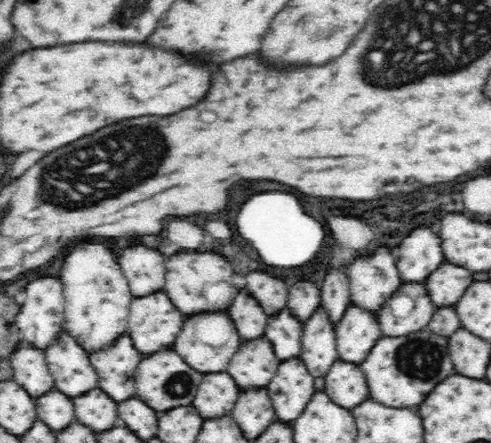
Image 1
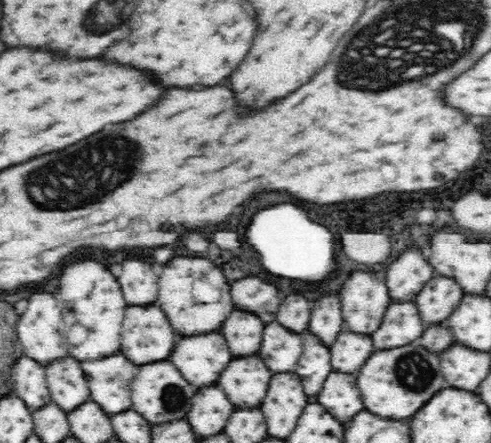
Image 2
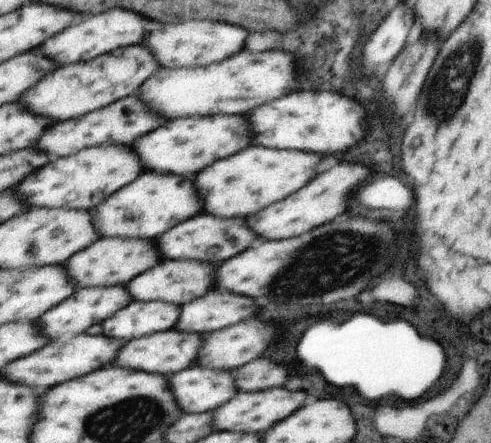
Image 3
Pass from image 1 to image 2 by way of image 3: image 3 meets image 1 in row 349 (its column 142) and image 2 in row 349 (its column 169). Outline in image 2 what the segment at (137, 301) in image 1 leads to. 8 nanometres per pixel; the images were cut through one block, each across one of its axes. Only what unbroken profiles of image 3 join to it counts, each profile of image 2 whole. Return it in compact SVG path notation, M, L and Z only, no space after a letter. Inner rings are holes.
M130 306L124 318L124 328L122 328L122 352L132 360L134 364L150 364L152 360L164 360L170 356L176 338L174 338L174 328L170 326L166 314L158 306Z

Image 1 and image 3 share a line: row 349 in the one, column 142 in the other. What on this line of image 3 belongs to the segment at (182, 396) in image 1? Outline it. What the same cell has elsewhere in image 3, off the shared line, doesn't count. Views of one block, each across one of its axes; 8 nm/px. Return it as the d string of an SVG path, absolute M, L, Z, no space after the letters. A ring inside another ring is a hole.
M127 146L87 148L75 156L51 160L47 168L41 168L39 172L35 172L35 176L27 176L27 180L23 180L23 184L19 184L13 194L23 196L27 204L39 208L77 208L93 212L107 198L133 184L141 172L143 166L137 154Z

